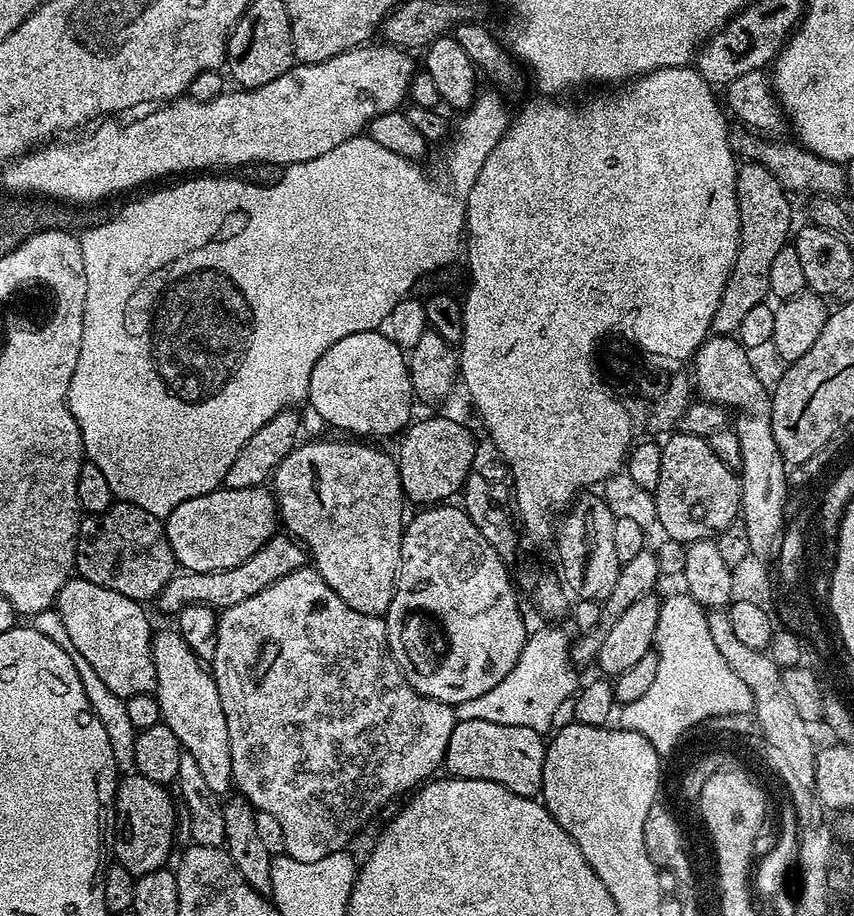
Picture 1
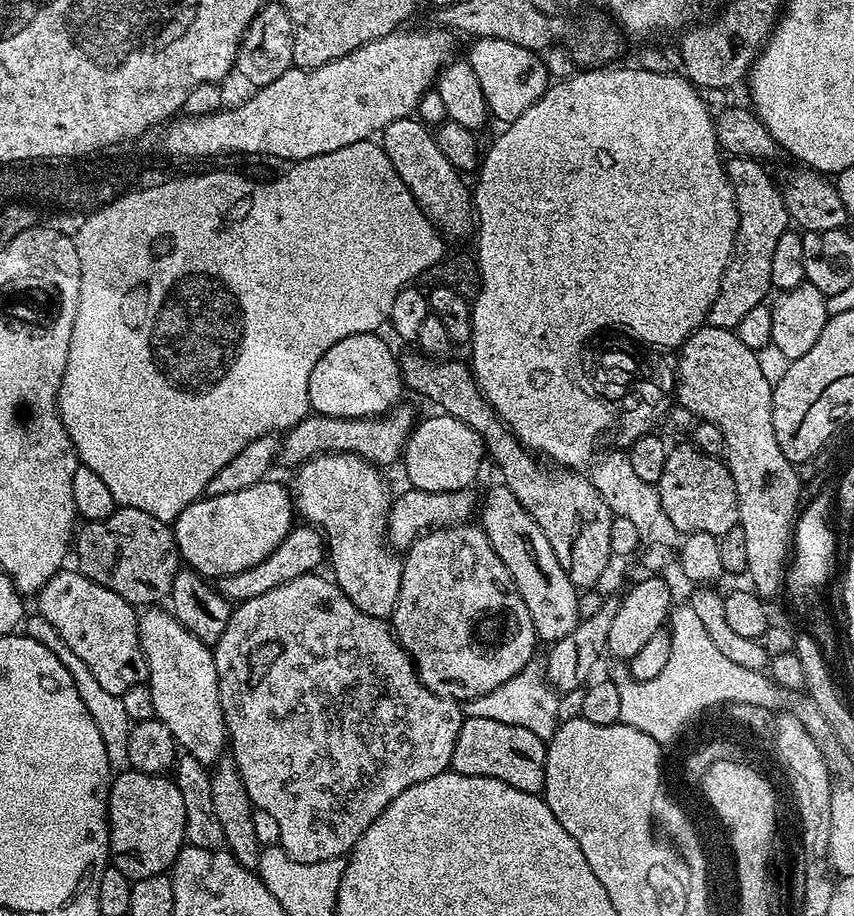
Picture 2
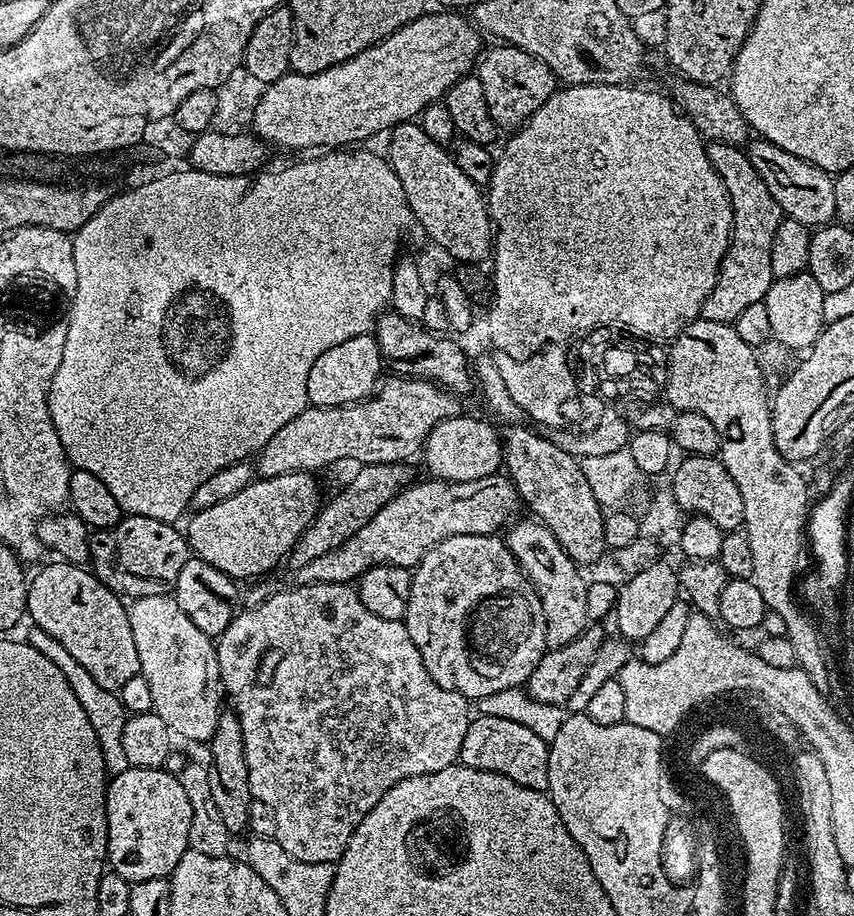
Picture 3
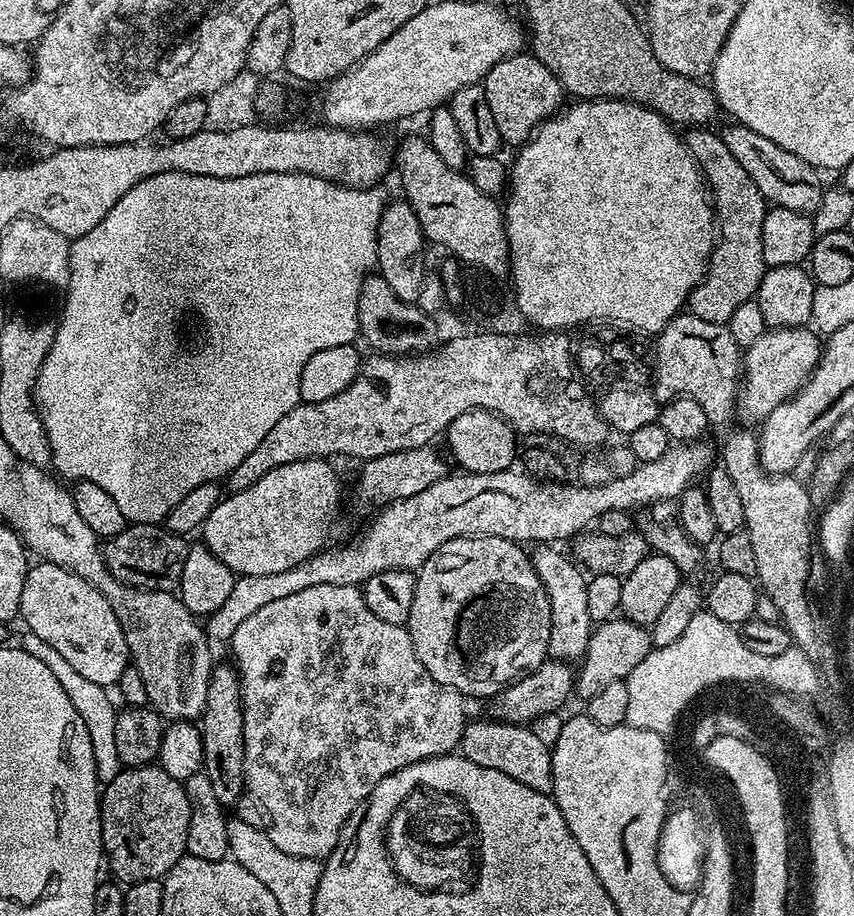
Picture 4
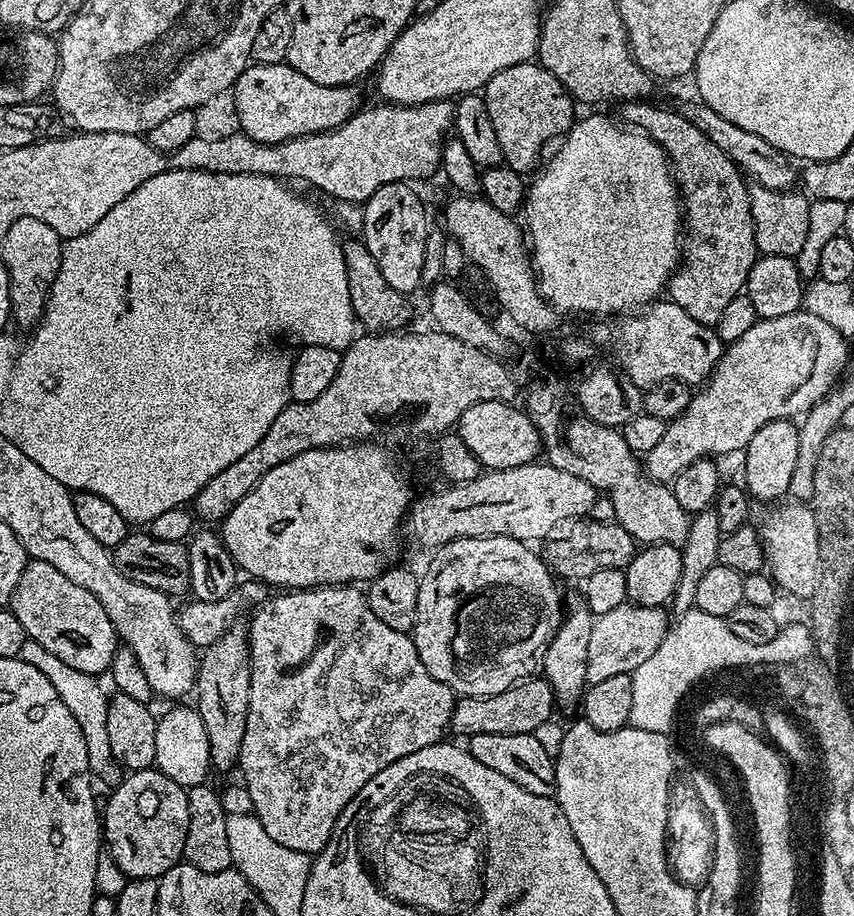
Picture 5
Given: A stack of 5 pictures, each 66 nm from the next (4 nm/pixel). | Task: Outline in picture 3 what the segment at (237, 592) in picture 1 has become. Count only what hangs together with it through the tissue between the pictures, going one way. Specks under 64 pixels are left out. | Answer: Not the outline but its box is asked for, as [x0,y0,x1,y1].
[287,463,410,570]

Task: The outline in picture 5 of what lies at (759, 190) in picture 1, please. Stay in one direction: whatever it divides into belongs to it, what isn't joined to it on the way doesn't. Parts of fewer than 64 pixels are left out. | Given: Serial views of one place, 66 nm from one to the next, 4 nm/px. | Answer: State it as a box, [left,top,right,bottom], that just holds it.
[623,102,758,326]

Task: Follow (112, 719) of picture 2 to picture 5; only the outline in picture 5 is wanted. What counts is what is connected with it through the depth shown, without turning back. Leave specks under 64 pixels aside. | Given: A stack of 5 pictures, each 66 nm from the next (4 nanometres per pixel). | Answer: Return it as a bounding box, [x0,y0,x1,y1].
[19,639,126,786]

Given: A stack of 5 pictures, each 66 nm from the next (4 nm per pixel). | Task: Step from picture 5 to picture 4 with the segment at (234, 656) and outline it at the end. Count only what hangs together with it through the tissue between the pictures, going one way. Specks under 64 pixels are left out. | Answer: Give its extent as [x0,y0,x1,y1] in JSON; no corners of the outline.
[200,663,246,806]

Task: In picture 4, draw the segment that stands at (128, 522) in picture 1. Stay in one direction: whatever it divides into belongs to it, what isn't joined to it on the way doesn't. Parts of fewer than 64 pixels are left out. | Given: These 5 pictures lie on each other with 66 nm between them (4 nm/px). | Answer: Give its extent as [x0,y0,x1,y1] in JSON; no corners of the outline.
[102,523,190,592]

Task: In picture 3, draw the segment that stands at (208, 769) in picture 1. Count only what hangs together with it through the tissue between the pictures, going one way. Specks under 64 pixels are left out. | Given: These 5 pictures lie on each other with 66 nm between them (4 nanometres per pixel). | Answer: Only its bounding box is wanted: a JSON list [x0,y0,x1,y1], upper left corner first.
[127,594,222,740]

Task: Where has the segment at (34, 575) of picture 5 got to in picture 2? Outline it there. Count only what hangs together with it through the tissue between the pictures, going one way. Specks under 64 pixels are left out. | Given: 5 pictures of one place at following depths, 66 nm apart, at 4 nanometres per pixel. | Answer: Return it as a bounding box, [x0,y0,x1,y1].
[38,570,148,696]

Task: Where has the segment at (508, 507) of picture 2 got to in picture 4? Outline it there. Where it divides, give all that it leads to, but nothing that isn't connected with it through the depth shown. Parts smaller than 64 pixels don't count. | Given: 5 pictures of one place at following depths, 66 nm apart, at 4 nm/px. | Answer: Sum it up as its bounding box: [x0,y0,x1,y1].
[531,546,594,662]

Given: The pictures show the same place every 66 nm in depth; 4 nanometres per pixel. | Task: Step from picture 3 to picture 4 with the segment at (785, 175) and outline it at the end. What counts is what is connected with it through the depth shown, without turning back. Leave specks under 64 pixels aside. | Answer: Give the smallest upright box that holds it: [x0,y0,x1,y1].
[720,122,824,213]

